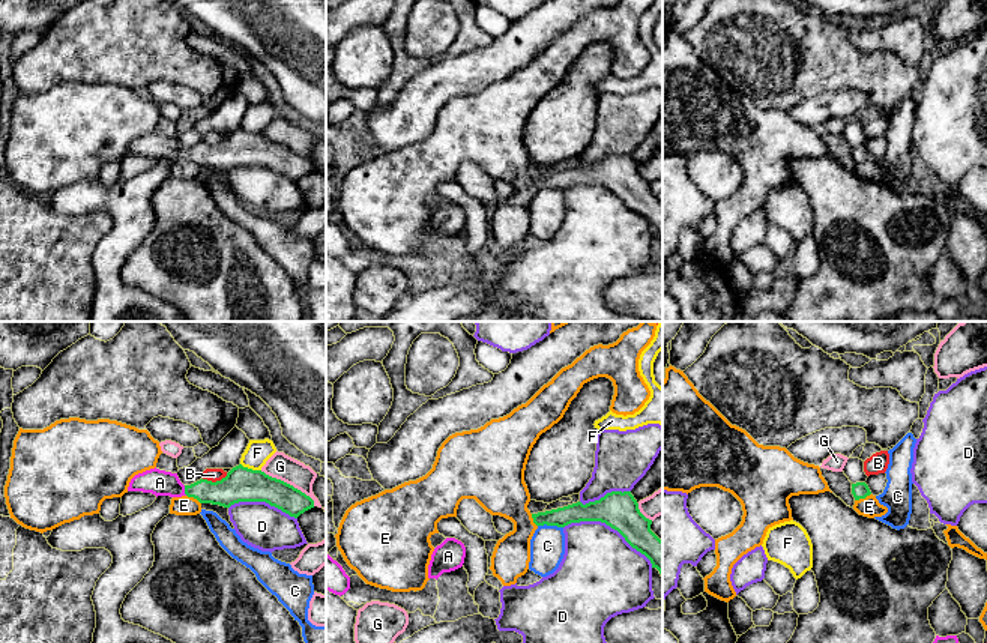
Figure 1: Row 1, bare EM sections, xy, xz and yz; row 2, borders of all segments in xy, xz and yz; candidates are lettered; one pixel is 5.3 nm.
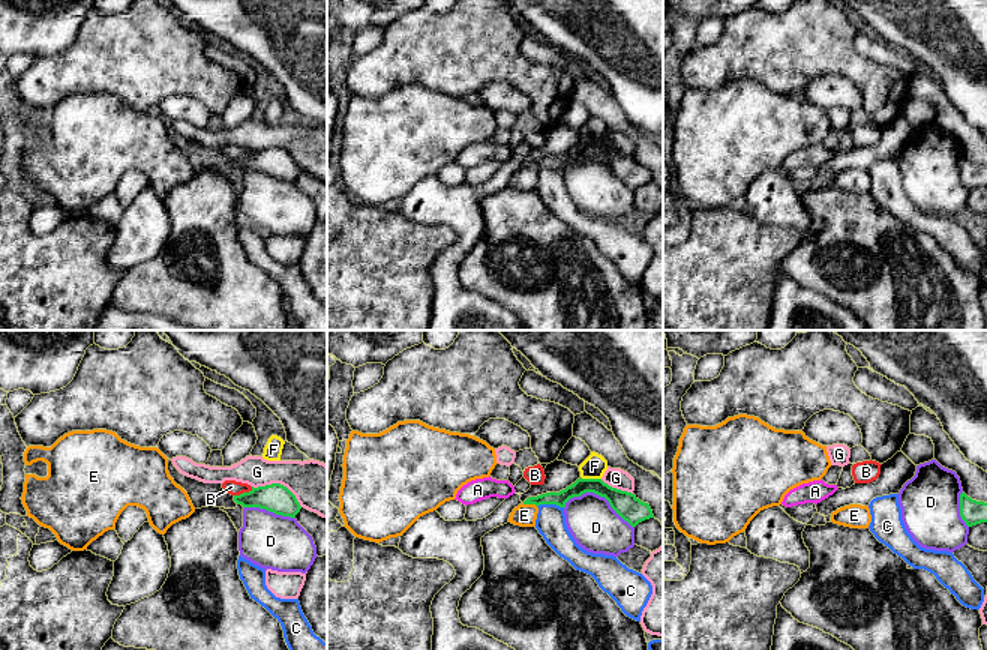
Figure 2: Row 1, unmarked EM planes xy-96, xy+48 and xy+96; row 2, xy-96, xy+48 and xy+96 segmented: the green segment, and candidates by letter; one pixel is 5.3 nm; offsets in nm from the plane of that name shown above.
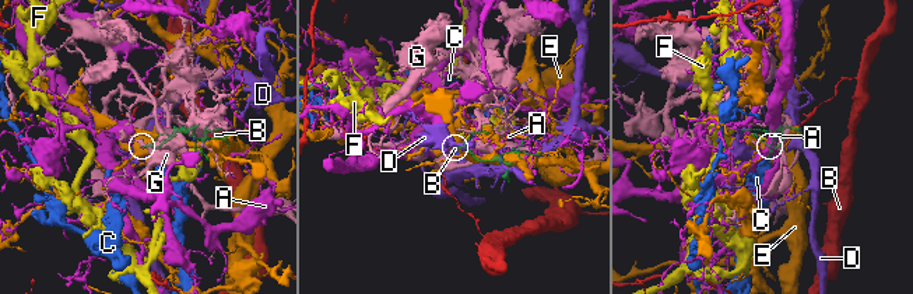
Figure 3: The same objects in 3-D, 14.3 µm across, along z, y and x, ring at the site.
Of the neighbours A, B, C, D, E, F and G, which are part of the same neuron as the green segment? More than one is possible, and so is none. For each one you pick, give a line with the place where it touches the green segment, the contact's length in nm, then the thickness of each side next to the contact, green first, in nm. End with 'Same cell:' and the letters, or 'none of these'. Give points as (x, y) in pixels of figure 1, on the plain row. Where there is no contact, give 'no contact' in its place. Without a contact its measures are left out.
A: meets green in xy at (185, 153); contact 60 nm long; 150 nm thick on the green side, 140 nm on the other
Same cell: A

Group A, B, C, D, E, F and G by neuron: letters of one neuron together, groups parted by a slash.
A / B / C / D / E / F / G

